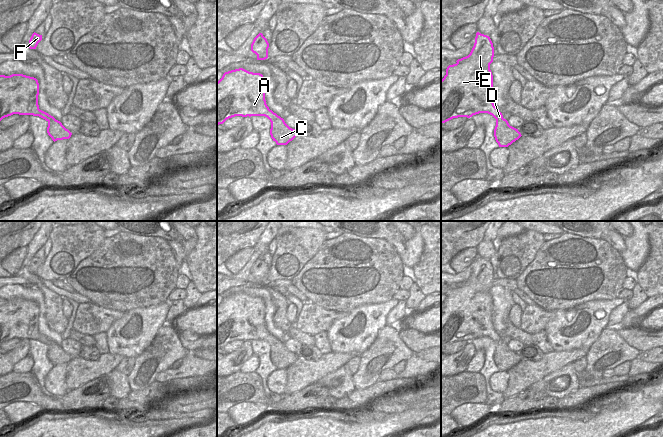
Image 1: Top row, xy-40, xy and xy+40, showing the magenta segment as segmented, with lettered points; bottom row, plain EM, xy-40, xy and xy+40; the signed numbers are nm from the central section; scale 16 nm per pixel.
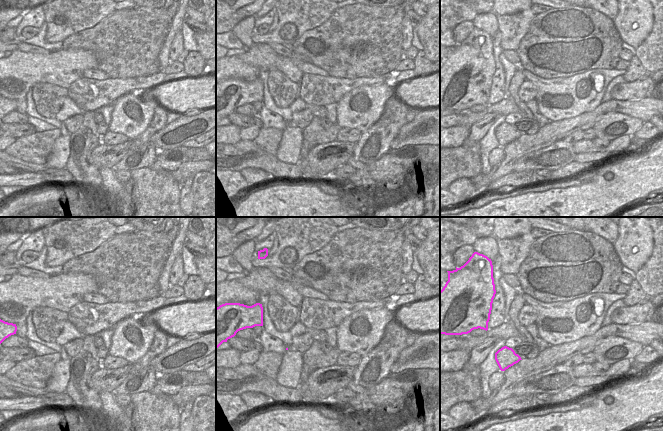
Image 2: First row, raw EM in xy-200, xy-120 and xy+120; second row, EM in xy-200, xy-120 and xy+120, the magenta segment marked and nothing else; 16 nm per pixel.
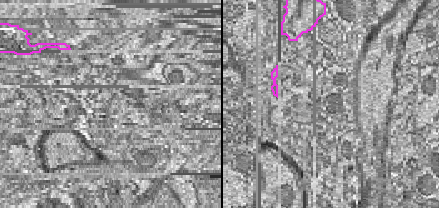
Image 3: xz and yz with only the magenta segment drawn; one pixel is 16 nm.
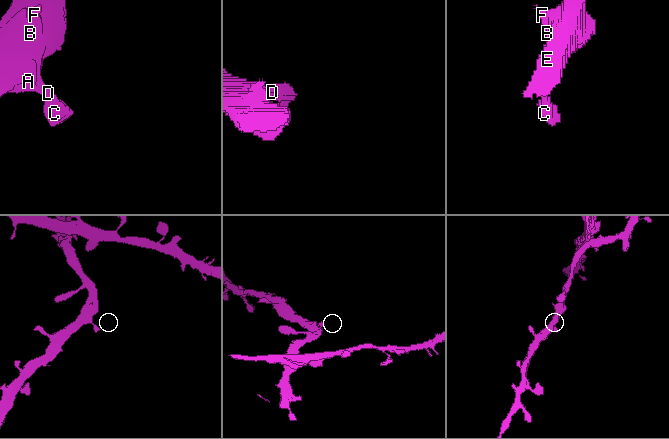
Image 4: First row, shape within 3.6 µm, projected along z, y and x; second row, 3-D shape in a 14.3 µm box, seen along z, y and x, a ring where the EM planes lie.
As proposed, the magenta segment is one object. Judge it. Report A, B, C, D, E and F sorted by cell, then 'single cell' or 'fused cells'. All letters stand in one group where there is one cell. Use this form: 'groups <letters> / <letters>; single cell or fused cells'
groups A B C D E F; single cell

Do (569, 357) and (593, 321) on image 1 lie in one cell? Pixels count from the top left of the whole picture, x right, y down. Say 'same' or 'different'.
different

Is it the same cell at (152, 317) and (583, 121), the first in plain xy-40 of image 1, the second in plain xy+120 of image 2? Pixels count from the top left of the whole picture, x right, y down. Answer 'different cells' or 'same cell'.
different cells

